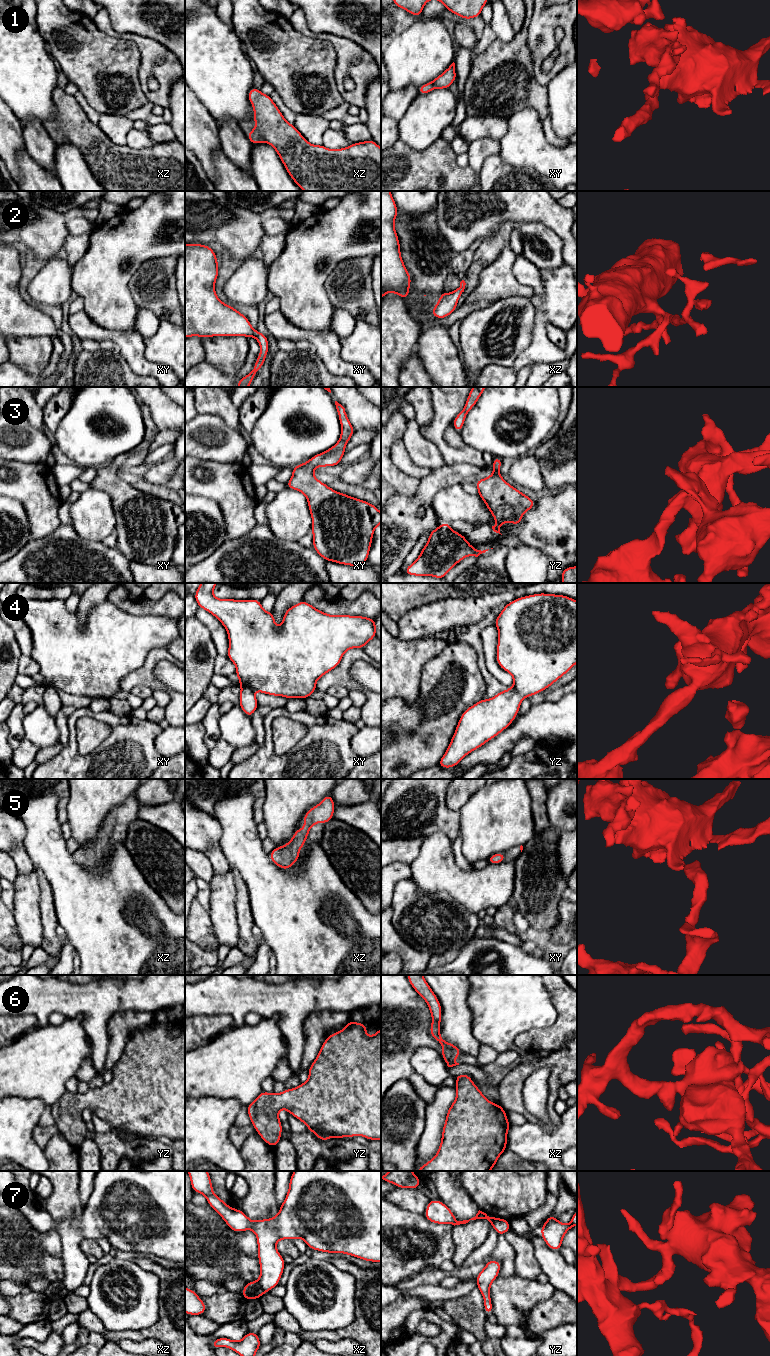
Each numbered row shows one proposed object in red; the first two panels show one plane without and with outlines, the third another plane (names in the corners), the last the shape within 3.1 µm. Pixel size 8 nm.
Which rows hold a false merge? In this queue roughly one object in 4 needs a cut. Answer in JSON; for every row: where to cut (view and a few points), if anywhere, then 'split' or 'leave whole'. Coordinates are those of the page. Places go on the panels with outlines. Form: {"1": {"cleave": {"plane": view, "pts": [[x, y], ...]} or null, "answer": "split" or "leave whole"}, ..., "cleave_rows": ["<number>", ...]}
{"1": {"cleave": null, "answer": "leave whole"}, "2": {"cleave": null, "answer": "leave whole"}, "3": {"cleave": null, "answer": "leave whole"}, "4": {"cleave": null, "answer": "leave whole"}, "5": {"cleave": null, "answer": "leave whole"}, "6": {"cleave": null, "answer": "leave whole"}, "7": {"cleave": {"plane": "xz", "pts": [[256, 1282], [265, 1291]]}, "answer": "split"}, "cleave_rows": ["7"]}

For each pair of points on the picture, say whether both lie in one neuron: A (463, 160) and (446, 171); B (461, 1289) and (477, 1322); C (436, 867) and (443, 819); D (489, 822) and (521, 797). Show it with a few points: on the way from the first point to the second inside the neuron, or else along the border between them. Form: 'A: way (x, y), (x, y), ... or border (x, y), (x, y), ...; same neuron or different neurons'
A: border (456, 156), (456, 162), (459, 165), (468, 166); different neurons
B: border (476, 1287), (463, 1295), (444, 1301); different neurons
C: border (424, 837), (435, 832), (443, 832), (452, 842); different neurons
D: way (497, 816), (513, 800); same neuron

